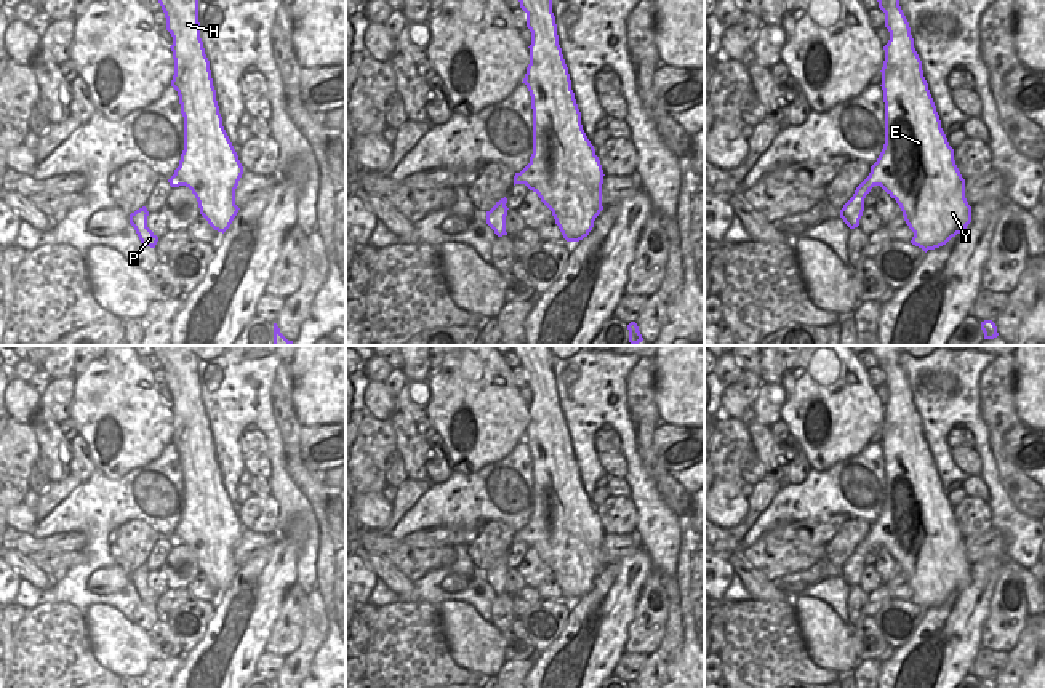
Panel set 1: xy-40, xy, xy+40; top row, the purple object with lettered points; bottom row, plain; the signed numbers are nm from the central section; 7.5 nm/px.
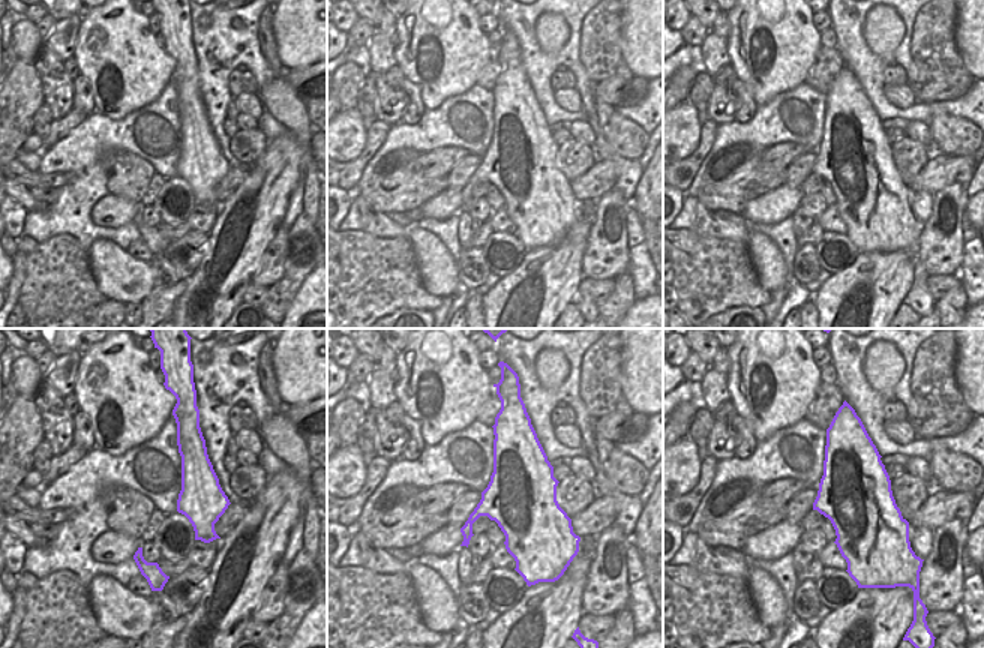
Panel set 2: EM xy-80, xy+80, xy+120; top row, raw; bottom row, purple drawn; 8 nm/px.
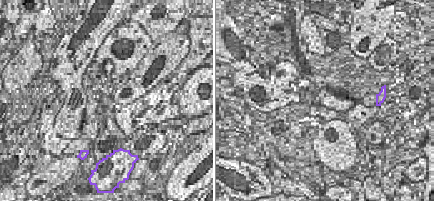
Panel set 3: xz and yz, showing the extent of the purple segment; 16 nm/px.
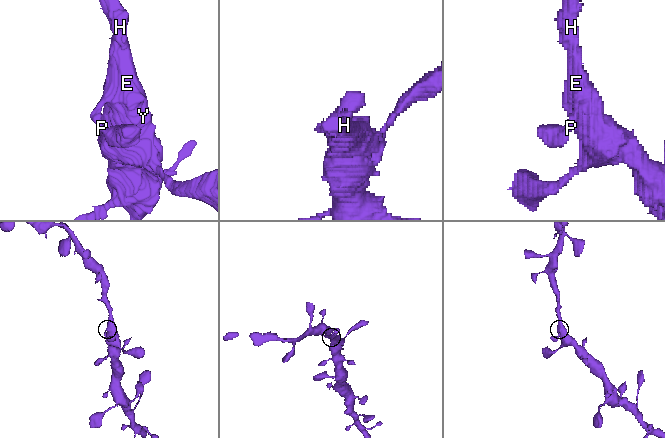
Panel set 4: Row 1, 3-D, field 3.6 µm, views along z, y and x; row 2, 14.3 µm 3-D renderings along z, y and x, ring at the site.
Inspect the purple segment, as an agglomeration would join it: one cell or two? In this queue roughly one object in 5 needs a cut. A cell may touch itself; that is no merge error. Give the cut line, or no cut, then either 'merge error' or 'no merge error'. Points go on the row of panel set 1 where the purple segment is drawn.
no cut; no merge error

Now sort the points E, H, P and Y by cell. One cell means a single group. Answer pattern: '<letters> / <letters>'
E H P Y

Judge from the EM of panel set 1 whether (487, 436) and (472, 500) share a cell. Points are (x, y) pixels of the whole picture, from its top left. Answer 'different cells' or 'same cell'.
different cells

